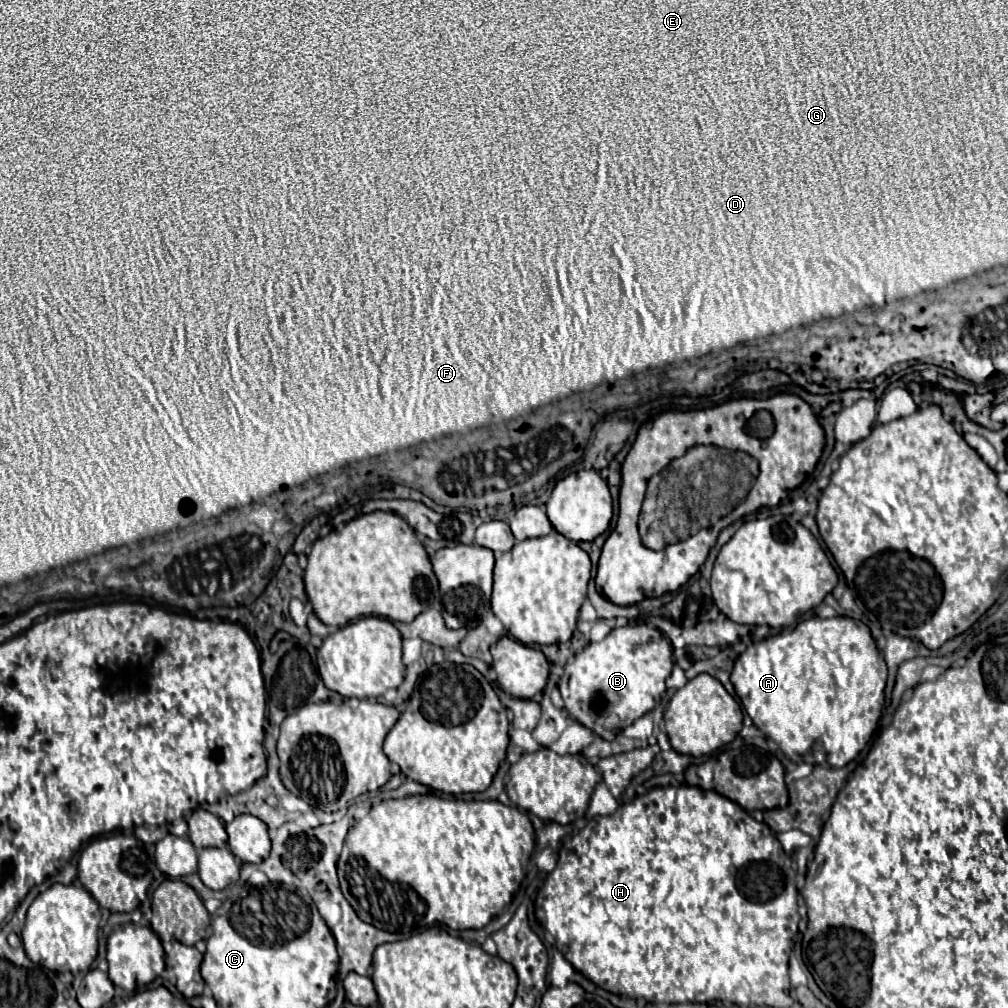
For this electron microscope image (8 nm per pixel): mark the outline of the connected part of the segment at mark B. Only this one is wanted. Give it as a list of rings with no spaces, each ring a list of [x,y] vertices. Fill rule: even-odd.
[[[628,623],[626,627],[616,627],[610,631],[610,635],[598,643],[590,643],[584,647],[572,661],[566,663],[564,675],[558,681],[558,689],[564,699],[566,711],[584,727],[600,735],[602,739],[612,741],[624,727],[634,723],[644,713],[652,711],[656,705],[656,699],[666,691],[666,675],[672,671],[672,645],[666,637],[648,623]]]

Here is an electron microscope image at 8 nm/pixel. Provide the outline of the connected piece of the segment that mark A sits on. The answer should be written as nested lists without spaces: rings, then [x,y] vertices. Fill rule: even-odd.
[[[812,617],[796,625],[794,631],[766,637],[750,645],[734,663],[732,685],[754,725],[774,739],[794,763],[844,767],[870,741],[884,707],[886,663],[870,629],[850,617]]]

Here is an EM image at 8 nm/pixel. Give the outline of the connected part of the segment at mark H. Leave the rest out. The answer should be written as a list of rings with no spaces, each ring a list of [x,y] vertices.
[[[680,785],[680,787],[656,787],[652,789],[650,793],[646,795],[640,795],[636,797],[632,803],[628,805],[622,805],[614,811],[614,815],[606,815],[606,817],[592,817],[586,821],[584,829],[580,829],[576,835],[568,837],[560,851],[558,851],[558,865],[556,869],[548,875],[546,879],[546,891],[544,887],[540,889],[538,893],[538,899],[536,899],[536,917],[540,921],[540,925],[552,933],[552,937],[556,939],[556,947],[558,951],[574,965],[576,971],[580,971],[584,977],[588,977],[592,983],[596,983],[598,987],[606,989],[606,991],[612,991],[616,995],[626,995],[626,997],[632,997],[632,999],[644,999],[644,1001],[650,1001],[650,1003],[686,1003],[686,1001],[696,1001],[696,1003],[706,1003],[706,1001],[732,1001],[736,1005],[768,1005],[768,1007],[792,1007],[794,999],[790,997],[790,979],[788,979],[788,957],[790,957],[790,951],[792,951],[792,935],[798,933],[798,921],[800,921],[800,915],[798,915],[798,889],[796,889],[796,883],[794,883],[794,877],[796,877],[796,871],[792,869],[792,861],[786,857],[780,841],[776,839],[776,835],[770,831],[770,827],[766,823],[756,823],[740,805],[732,803],[730,799],[722,797],[720,793],[716,791],[704,791],[704,789],[698,789],[698,787],[688,787],[688,785]]]

